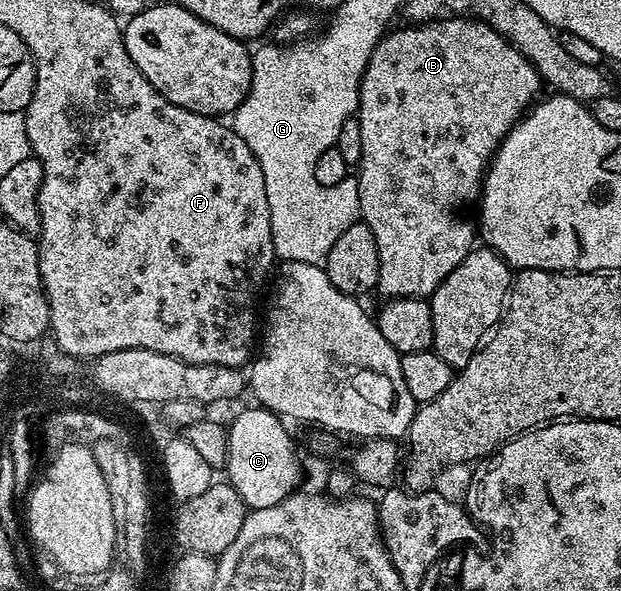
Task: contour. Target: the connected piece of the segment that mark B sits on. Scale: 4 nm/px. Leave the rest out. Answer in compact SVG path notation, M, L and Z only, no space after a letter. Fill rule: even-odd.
M448 16L448 17L446 17L446 18L440 18L440 19L438 19L438 20L429 20L429 21L426 21L426 22L423 22L423 23L420 23L420 24L419 24L419 25L418 25L418 26L407 26L407 27L411 27L411 28L399 28L399 29L397 29L397 30L396 30L396 32L394 32L394 30L391 30L391 31L388 31L388 32L387 32L387 33L386 33L386 34L384 34L384 35L383 35L383 36L382 36L382 38L381 38L381 39L380 39L380 40L379 40L379 41L378 41L378 42L377 42L377 46L376 46L376 47L375 47L375 49L374 49L374 50L373 50L373 51L372 51L372 52L371 52L371 57L370 57L370 58L369 58L369 62L368 62L368 63L367 63L367 65L366 65L366 66L365 66L365 74L364 74L364 75L363 75L363 77L362 77L362 78L361 78L361 86L360 86L360 87L359 87L359 106L358 106L358 109L357 109L357 119L358 119L358 122L359 122L359 125L360 125L360 126L361 126L361 158L360 158L360 159L359 159L359 162L358 162L358 165L357 165L357 171L359 171L359 173L357 173L357 179L358 179L358 182L359 182L359 215L360 215L360 217L361 217L361 220L362 220L362 223L364 223L364 224L367 224L367 225L368 225L368 226L369 226L369 230L373 230L373 238L374 238L374 239L375 239L375 241L376 241L376 242L377 242L377 254L378 254L378 255L379 255L379 283L378 283L378 285L377 285L377 292L378 292L378 295L380 295L380 294L381 294L381 295L383 295L383 298L394 298L394 297L397 297L397 296L417 296L417 297L420 297L420 298L430 298L430 297L431 297L431 295L433 295L433 293L434 293L434 292L435 292L435 291L436 291L436 290L437 290L437 286L441 286L441 282L445 282L445 278L449 278L449 274L453 274L453 270L457 270L457 266L461 266L461 262L462 262L462 261L463 261L463 260L464 260L464 259L465 259L465 257L466 257L466 256L467 256L467 255L468 255L468 254L469 254L469 253L471 253L471 250L472 250L472 248L474 248L474 247L476 247L476 244L477 244L477 224L476 224L476 221L475 221L475 220L474 220L474 219L473 219L473 213L474 213L474 212L475 212L475 211L476 211L476 208L477 208L477 205L478 205L478 203L479 203L479 198L480 198L480 195L481 195L481 193L482 193L482 191L483 191L483 178L484 178L484 176L486 176L486 175L487 175L487 169L488 169L488 167L489 167L489 165L490 165L490 163L491 163L491 159L492 159L492 158L494 158L494 157L495 157L495 151L496 151L496 150L498 150L498 148L499 148L499 144L500 144L500 143L501 143L501 141L503 141L503 139L505 139L505 138L506 138L506 137L507 137L507 135L508 135L508 134L509 134L509 130L513 130L513 126L514 126L514 125L515 125L515 124L516 124L516 123L517 123L517 122L518 122L518 121L519 121L519 120L520 120L520 119L521 119L521 118L522 118L522 117L523 117L523 116L526 116L526 115L527 115L527 113L528 113L528 111L529 111L529 109L530 109L530 108L531 108L531 107L532 107L532 105L534 105L534 104L535 104L535 103L536 103L536 101L538 101L538 100L539 100L539 99L540 99L540 96L541 96L541 93L539 93L539 86L540 86L540 88L541 88L541 77L540 77L540 75L539 75L539 72L538 72L538 71L537 71L537 69L535 69L535 68L534 68L534 66L532 66L532 65L531 65L531 63L530 63L530 62L528 62L528 61L527 61L527 59L526 59L526 58L524 58L524 56L522 56L522 55L521 55L521 54L520 54L520 53L519 53L519 52L518 52L518 51L517 51L517 49L516 49L516 48L514 48L514 46L513 46L513 45L512 45L512 44L510 44L510 43L509 43L509 42L508 42L508 41L507 41L507 39L506 39L506 38L504 38L504 36L502 36L502 35L501 35L501 34L497 34L497 30L493 30L493 29L492 29L492 28L491 28L491 27L490 27L490 26L488 26L488 24L485 24L485 23L483 23L483 21L481 21L481 20L473 20L473 19L470 19L470 18L468 18L468 17L465 17L465 16Z

